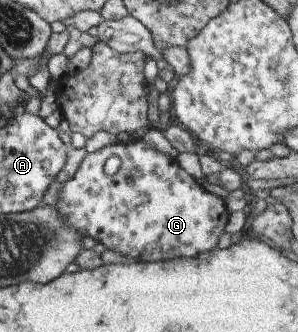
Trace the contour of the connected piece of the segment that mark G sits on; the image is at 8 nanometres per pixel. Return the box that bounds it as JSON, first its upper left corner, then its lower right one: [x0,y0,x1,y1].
[54,140,230,262]

